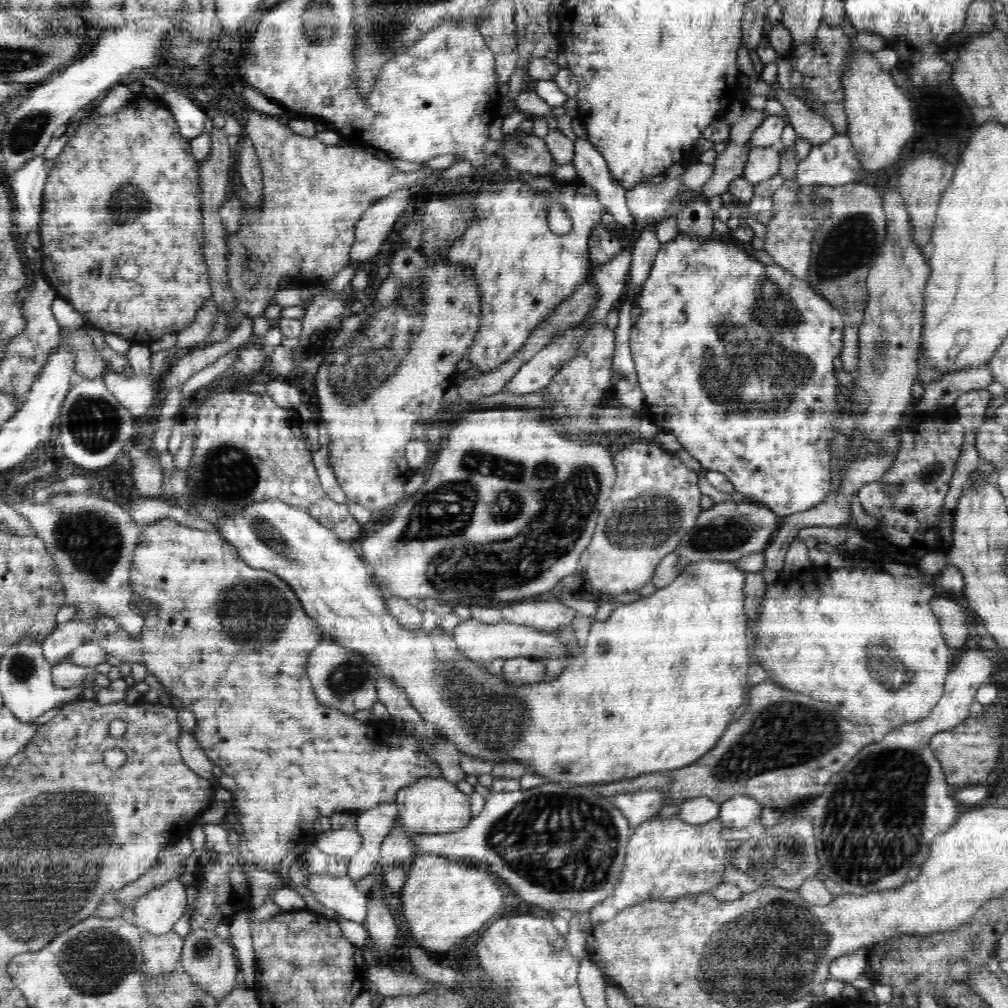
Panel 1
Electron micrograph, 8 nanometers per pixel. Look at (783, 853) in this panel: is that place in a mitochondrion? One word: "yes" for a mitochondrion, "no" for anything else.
yes

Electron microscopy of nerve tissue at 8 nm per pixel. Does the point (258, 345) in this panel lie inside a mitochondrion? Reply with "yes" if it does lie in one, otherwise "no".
no

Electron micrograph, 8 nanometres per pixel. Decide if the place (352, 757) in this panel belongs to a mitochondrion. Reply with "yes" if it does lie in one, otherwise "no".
no

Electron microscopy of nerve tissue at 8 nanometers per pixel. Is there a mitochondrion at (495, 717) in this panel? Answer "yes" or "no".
yes

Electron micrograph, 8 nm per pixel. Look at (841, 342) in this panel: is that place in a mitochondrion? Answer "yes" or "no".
no

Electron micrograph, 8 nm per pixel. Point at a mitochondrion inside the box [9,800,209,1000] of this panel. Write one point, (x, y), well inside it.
(98, 961)

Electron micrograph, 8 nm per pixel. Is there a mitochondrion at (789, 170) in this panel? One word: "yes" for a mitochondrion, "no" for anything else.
no

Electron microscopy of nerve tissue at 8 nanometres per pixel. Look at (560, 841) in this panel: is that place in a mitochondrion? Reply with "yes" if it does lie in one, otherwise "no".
yes

